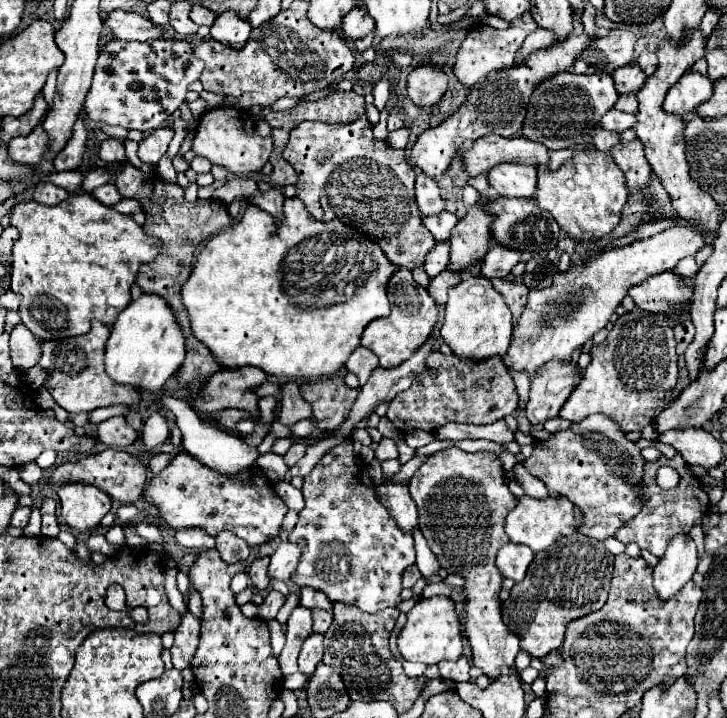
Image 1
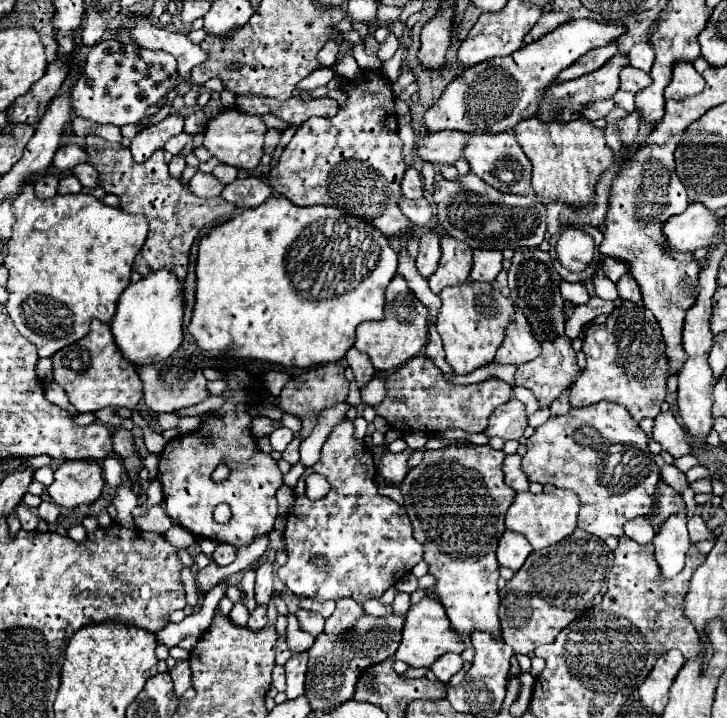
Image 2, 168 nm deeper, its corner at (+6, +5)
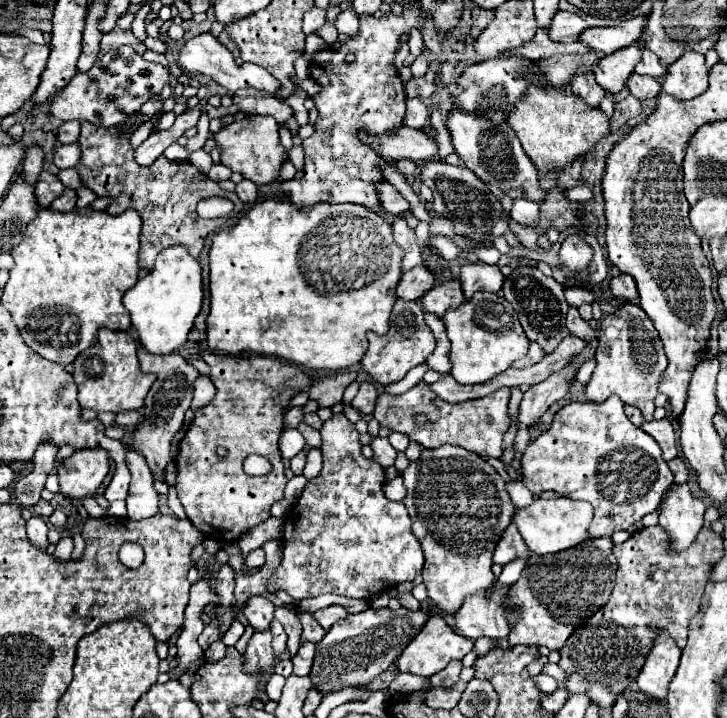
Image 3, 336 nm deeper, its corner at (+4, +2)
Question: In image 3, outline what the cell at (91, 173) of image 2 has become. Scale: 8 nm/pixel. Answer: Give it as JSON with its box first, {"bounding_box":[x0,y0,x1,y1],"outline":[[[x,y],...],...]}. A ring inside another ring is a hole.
{"bounding_box":[57,167,83,189],"outline":[[[73,167],[73,169],[65,169],[65,171],[59,171],[57,177],[63,181],[65,187],[71,187],[71,189],[79,189],[79,187],[83,187],[83,181],[81,181],[79,171],[77,171],[75,167]]]}

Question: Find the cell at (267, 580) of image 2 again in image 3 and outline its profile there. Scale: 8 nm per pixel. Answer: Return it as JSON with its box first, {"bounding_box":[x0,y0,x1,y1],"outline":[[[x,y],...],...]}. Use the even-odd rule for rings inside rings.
{"bounding_box":[245,595,275,631],"outline":[[[263,595],[251,597],[245,605],[245,617],[255,627],[255,631],[269,627],[271,619],[273,619],[273,611],[275,611],[275,605],[269,599],[265,599]]]}

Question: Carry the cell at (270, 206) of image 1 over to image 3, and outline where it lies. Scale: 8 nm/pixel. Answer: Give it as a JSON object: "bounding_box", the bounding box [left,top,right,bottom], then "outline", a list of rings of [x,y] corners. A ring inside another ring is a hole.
{"bounding_box":[235,179,257,203],"outline":[[[243,179],[241,183],[237,183],[237,189],[235,193],[239,195],[239,199],[243,203],[255,203],[257,201],[257,185],[249,179]]]}

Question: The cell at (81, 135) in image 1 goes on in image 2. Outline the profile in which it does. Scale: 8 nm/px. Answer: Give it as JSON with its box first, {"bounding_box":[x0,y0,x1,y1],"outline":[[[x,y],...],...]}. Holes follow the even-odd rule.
{"bounding_box":[53,144,87,170],"outline":[[[75,144],[71,146],[61,146],[57,152],[55,152],[55,158],[53,158],[53,166],[59,168],[59,170],[71,170],[75,168],[77,164],[85,162],[87,160],[87,152]]]}

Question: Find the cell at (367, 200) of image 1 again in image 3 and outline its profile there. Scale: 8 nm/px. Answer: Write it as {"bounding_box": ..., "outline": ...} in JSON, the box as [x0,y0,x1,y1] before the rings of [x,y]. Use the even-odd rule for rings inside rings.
{"bounding_box":[281,7,421,211],"outline":[[[417,7],[403,9],[403,15],[399,15],[399,17],[393,13],[383,15],[381,19],[377,19],[373,15],[365,15],[365,17],[361,17],[359,35],[355,39],[345,41],[337,53],[331,53],[333,61],[329,61],[327,59],[329,55],[323,55],[323,53],[311,61],[311,77],[323,87],[323,91],[313,97],[317,111],[319,111],[319,121],[315,121],[315,133],[301,143],[303,151],[305,151],[305,165],[303,165],[303,169],[299,169],[295,173],[293,179],[281,181],[281,189],[291,199],[293,205],[309,207],[309,205],[315,205],[321,201],[323,203],[357,203],[357,205],[365,205],[371,211],[381,211],[381,201],[377,197],[377,185],[381,181],[385,181],[381,167],[397,167],[397,161],[383,159],[371,145],[357,141],[357,137],[361,135],[361,129],[367,131],[369,135],[381,137],[387,131],[393,131],[403,125],[405,89],[403,89],[403,81],[397,75],[397,69],[393,65],[393,55],[397,51],[399,37],[407,37],[409,29],[419,27],[419,25],[421,25],[421,13]],[[347,53],[355,55],[353,63],[341,61]]]}

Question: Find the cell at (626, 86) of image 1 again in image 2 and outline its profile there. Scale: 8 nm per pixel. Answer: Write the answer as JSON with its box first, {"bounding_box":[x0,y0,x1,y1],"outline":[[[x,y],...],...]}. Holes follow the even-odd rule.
{"bounding_box":[621,66,651,92],"outline":[[[625,66],[621,70],[621,90],[627,90],[627,92],[639,92],[643,88],[647,88],[651,84],[651,76],[647,72],[641,72],[641,70],[635,70],[633,66]]]}

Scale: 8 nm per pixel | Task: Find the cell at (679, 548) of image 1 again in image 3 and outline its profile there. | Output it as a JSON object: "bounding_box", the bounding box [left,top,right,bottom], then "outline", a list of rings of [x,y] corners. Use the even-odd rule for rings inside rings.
{"bounding_box":[659,485,705,553],"outline":[[[675,485],[675,489],[661,503],[659,525],[671,539],[671,553],[687,549],[703,527],[705,503],[695,497],[687,485]]]}

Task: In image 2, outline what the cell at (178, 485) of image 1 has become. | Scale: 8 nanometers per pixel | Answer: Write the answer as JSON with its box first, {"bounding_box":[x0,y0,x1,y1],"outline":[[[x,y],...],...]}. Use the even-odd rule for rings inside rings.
{"bounding_box":[159,372,283,548],"outline":[[[227,372],[227,384],[229,388],[223,392],[223,406],[219,410],[209,412],[207,420],[201,422],[197,430],[167,442],[159,456],[159,480],[163,484],[165,510],[175,524],[187,528],[195,536],[239,548],[273,530],[277,518],[275,492],[283,486],[283,474],[277,460],[261,452],[251,434],[253,418],[247,406],[249,400],[261,402],[261,390],[265,388],[261,378],[247,372]],[[219,464],[227,464],[229,476],[223,482],[213,482],[211,472]],[[221,502],[231,506],[231,520],[227,524],[217,524],[213,520],[213,508]]]}

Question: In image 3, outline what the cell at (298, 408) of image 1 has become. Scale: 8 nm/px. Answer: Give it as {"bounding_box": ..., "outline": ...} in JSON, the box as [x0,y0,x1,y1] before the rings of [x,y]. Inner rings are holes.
{"bounding_box":[297,423,321,447],"outline":[[[299,423],[299,425],[297,425],[297,431],[305,437],[307,447],[319,447],[319,445],[321,445],[319,431],[315,431],[313,427],[309,427],[309,425],[305,425],[305,423]]]}

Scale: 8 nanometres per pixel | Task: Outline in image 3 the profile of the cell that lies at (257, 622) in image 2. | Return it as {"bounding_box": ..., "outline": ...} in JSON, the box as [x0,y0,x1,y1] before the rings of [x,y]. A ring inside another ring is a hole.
{"bounding_box":[245,629,273,673],"outline":[[[269,629],[255,631],[245,651],[245,671],[257,673],[257,669],[269,669],[271,663],[273,663],[271,631]]]}

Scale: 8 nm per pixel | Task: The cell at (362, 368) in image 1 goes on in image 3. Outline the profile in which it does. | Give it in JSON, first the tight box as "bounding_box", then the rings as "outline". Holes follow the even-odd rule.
{"bounding_box":[351,381,377,415],"outline":[[[363,381],[361,387],[359,387],[359,393],[357,393],[355,399],[351,401],[351,405],[353,405],[355,409],[359,409],[361,413],[369,415],[369,413],[373,413],[375,401],[377,401],[377,389],[375,389],[375,385],[369,383],[369,381]]]}

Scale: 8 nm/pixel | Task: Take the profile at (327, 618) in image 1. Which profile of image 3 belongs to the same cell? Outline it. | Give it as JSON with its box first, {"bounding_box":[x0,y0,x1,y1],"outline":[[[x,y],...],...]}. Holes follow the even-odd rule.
{"bounding_box":[299,611,327,643],"outline":[[[299,611],[299,621],[303,625],[303,635],[301,635],[301,643],[305,641],[313,641],[313,643],[319,643],[323,639],[323,635],[327,633],[315,619],[311,613],[307,611]]]}

